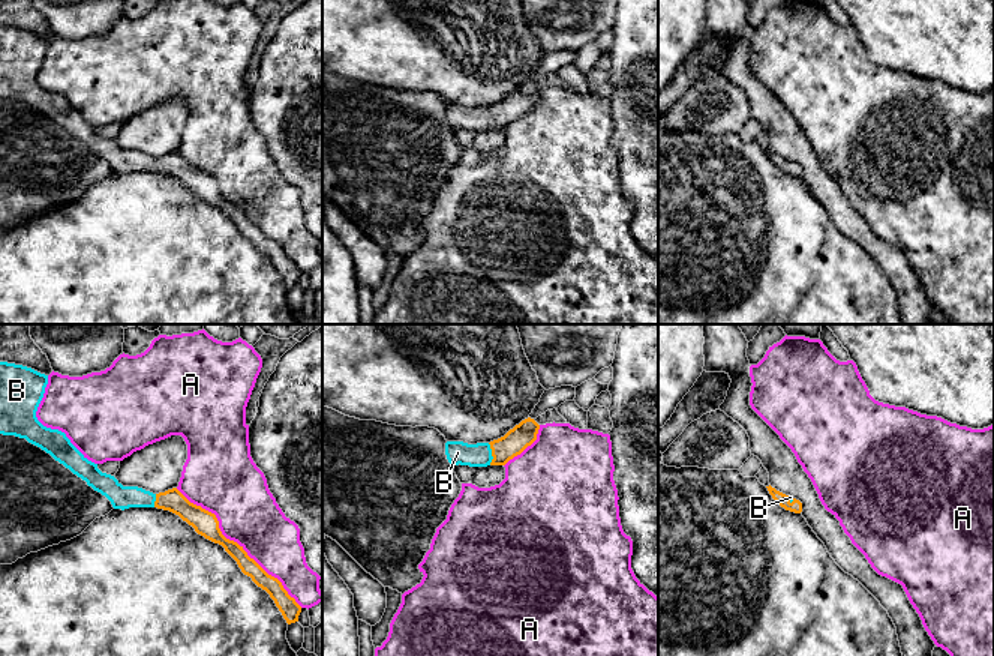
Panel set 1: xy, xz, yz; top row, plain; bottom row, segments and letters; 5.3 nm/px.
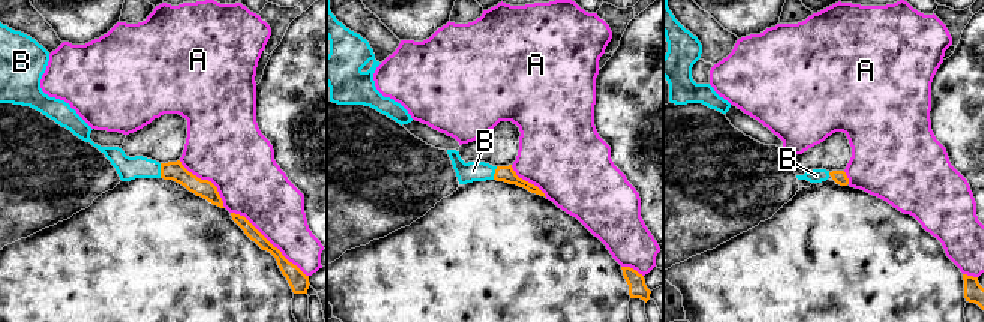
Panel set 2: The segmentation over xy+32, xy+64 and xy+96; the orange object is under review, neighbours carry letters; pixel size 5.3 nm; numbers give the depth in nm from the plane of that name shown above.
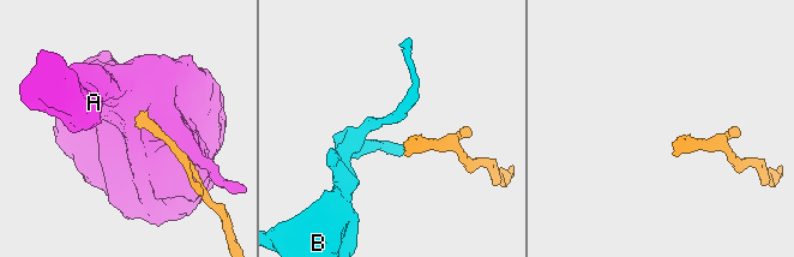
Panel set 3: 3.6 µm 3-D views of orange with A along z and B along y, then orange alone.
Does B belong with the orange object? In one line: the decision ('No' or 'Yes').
Yes

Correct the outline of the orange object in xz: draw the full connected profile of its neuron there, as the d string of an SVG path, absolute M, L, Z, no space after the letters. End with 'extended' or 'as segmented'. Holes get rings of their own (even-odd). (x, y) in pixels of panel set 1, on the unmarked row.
M528 81L504 101L490 107L468 108L463 105L447 105L445 119L451 129L505 129L537 104L538 93L540 89Z; extended

